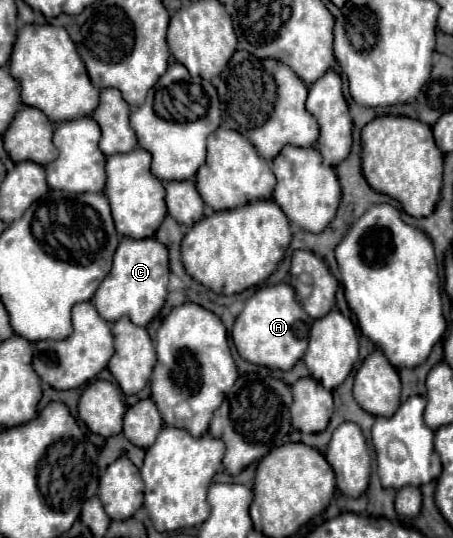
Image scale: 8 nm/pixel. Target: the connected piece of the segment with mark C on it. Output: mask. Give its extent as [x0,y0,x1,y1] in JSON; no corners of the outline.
[92,239,168,325]

